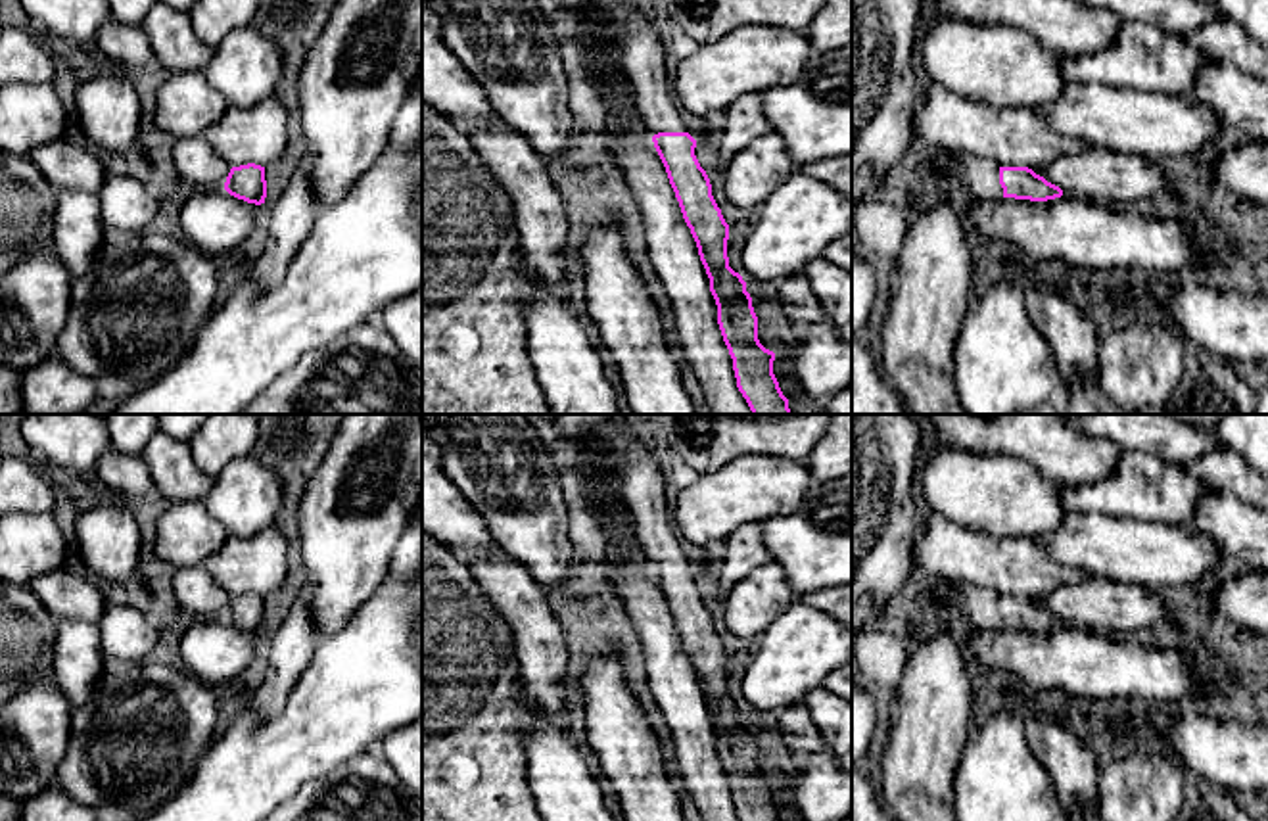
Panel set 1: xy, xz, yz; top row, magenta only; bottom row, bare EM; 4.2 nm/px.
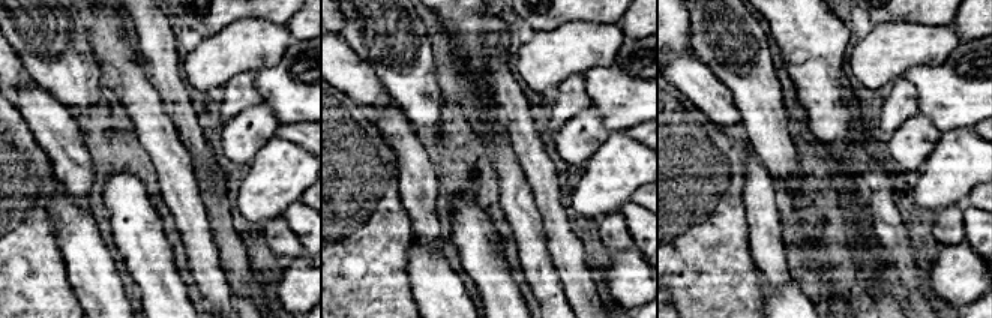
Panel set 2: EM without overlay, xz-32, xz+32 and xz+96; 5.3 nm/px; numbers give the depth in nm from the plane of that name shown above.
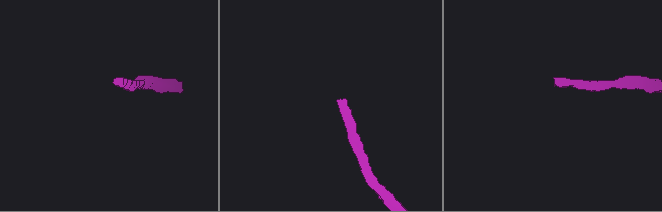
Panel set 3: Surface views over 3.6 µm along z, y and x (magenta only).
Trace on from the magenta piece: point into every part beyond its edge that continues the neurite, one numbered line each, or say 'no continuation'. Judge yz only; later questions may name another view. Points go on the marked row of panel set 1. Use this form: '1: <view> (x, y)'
1: yz (977, 175)

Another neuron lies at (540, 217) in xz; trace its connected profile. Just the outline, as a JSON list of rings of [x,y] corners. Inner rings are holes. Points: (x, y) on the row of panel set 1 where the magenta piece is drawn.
[[[503,121],[460,129],[512,201],[524,261],[547,288],[568,301],[564,249],[570,224],[545,159]]]

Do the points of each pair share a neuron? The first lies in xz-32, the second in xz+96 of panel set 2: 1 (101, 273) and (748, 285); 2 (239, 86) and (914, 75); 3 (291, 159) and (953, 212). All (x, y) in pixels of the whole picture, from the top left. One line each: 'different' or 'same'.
1: different
2: different
3: different

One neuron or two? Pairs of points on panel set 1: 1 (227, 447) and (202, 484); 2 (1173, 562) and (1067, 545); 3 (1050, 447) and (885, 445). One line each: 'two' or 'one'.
1: one
2: one
3: two

